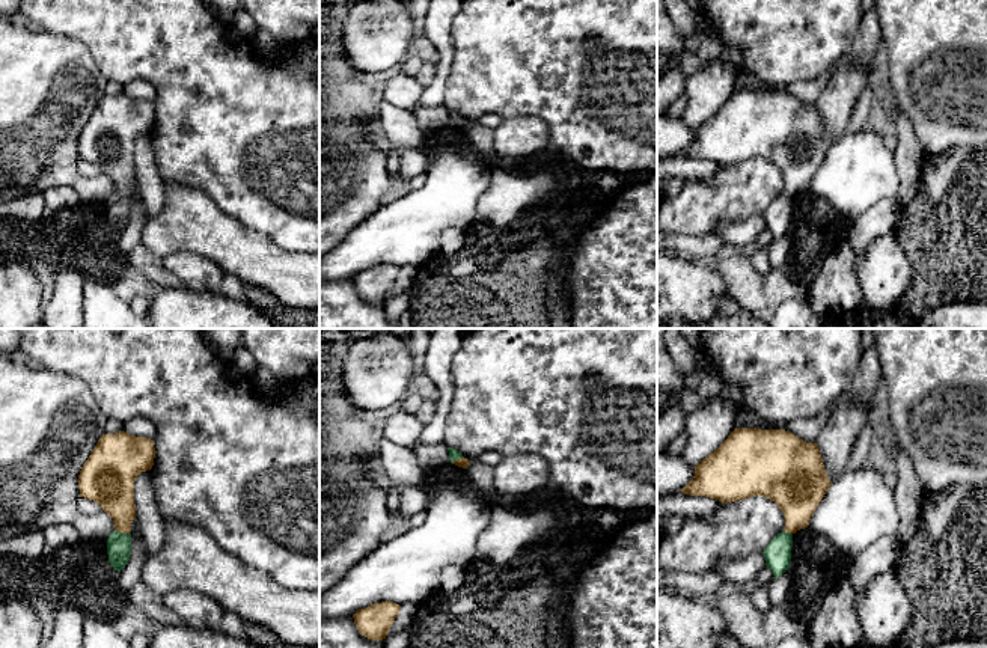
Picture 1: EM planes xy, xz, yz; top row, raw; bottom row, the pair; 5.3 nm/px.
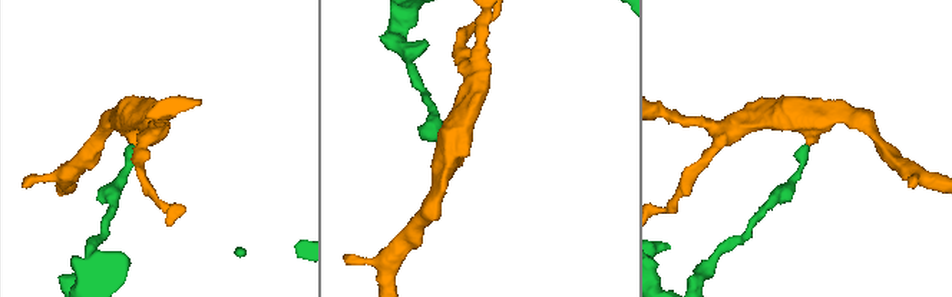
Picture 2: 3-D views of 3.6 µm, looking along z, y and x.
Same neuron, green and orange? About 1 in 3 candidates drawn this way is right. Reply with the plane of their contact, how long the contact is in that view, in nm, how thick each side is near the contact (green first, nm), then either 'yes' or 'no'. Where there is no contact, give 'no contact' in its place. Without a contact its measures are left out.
xy | 80 nm | 130/240 nm | no

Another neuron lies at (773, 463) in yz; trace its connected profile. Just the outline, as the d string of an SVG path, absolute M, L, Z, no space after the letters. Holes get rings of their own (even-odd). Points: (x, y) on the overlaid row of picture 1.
M735 428L713 454L695 466L695 476L681 493L722 503L764 496L781 508L784 530L793 535L809 526L830 485L817 443L806 443L785 429Z

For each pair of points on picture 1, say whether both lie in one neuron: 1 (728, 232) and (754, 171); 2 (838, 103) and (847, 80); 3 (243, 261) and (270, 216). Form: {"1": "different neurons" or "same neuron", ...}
{"1": "different neurons", "2": "same neuron", "3": "different neurons"}

